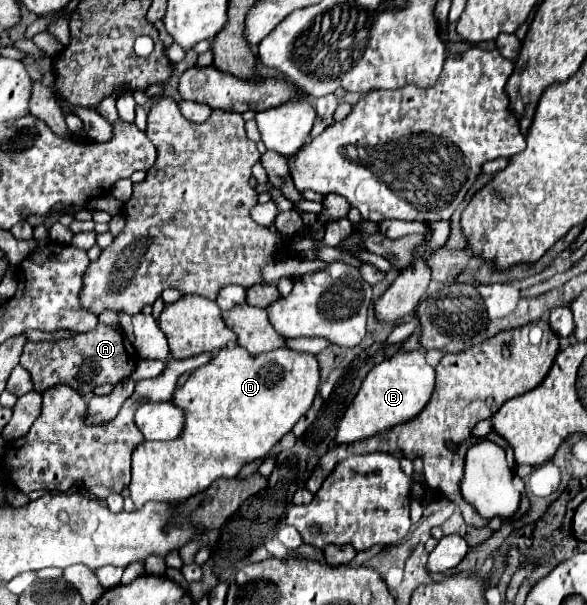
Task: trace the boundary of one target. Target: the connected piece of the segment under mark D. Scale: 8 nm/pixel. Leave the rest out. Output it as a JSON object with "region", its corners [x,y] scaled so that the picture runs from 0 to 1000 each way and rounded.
{"region":[[[409,572],[371,579],[368,588],[354,602],[330,612],[317,635],[293,655],[293,668],[307,671],[317,684],[307,724],[286,731],[239,731],[225,747],[225,793],[218,810],[228,836],[242,840],[256,826],[300,833],[348,813],[368,790],[399,790],[416,767],[453,754],[463,737],[497,711],[497,704],[532,671],[542,635],[545,608],[532,585],[514,585],[491,575],[440,588],[422,585],[422,579]]]}

